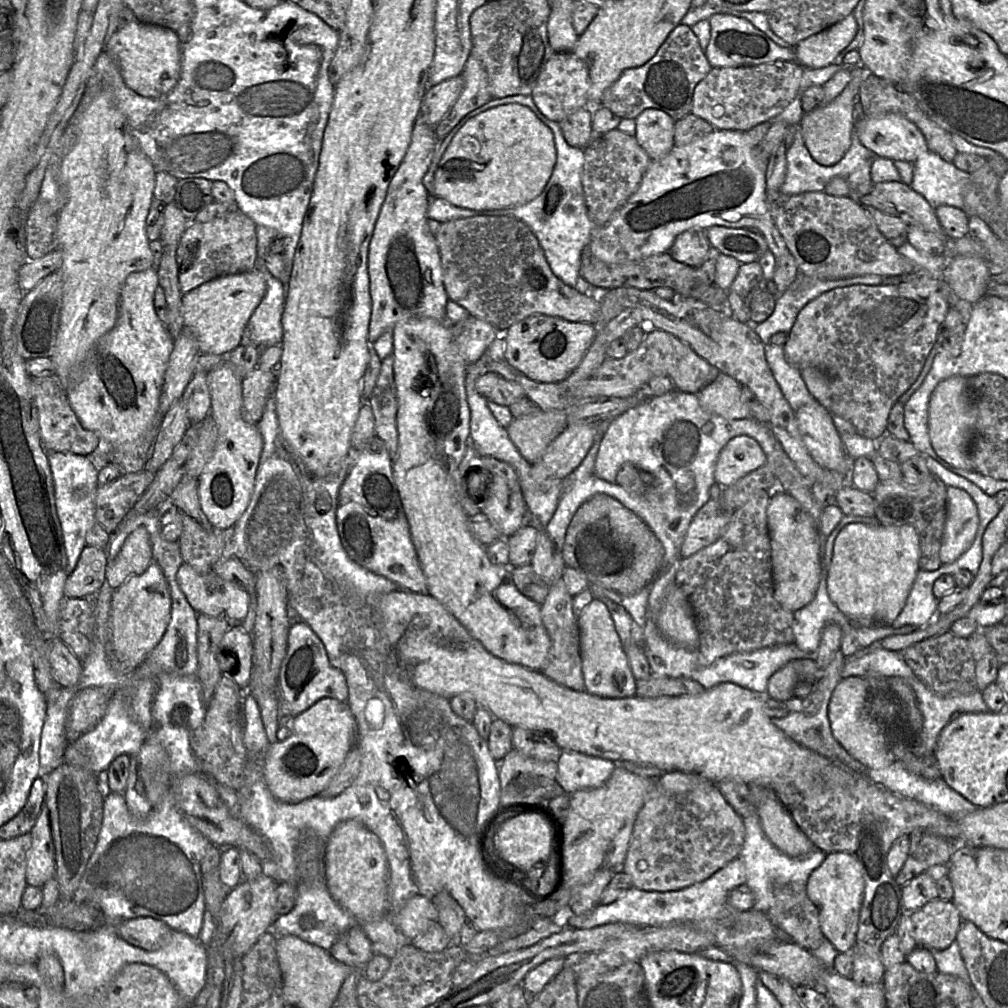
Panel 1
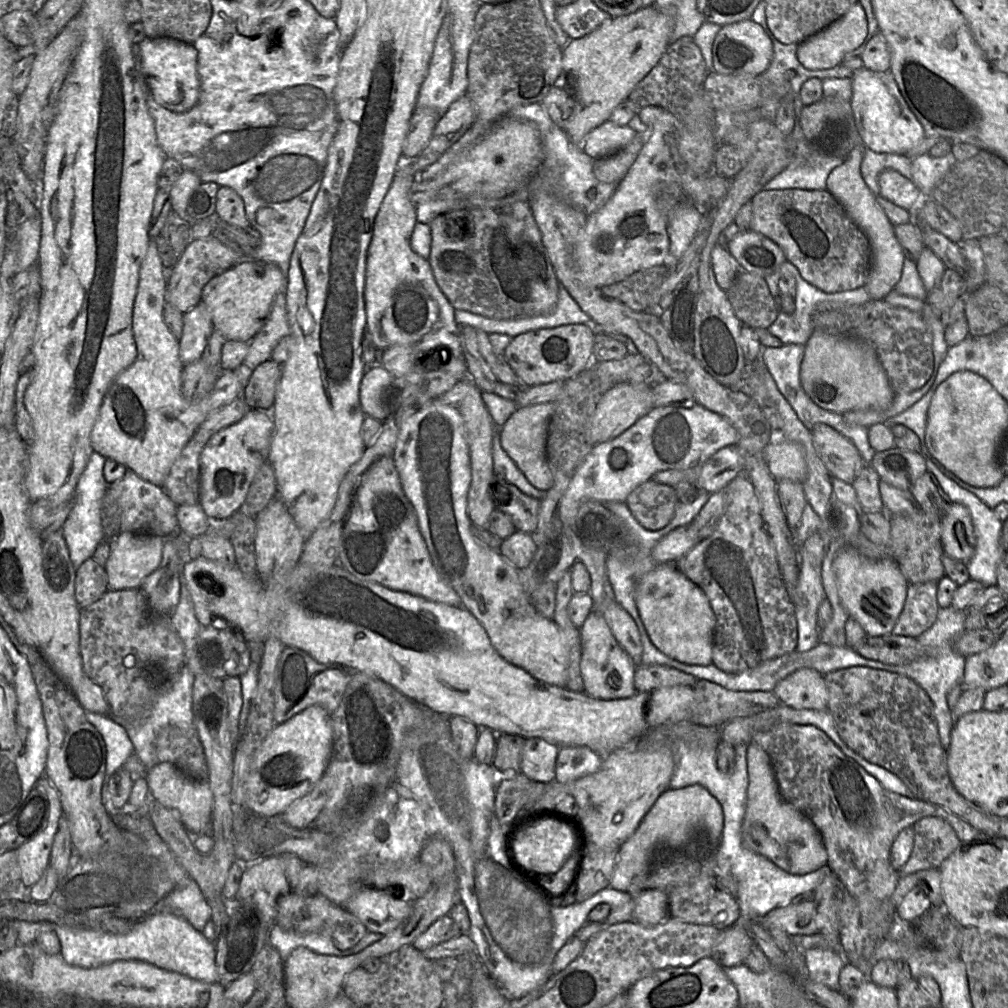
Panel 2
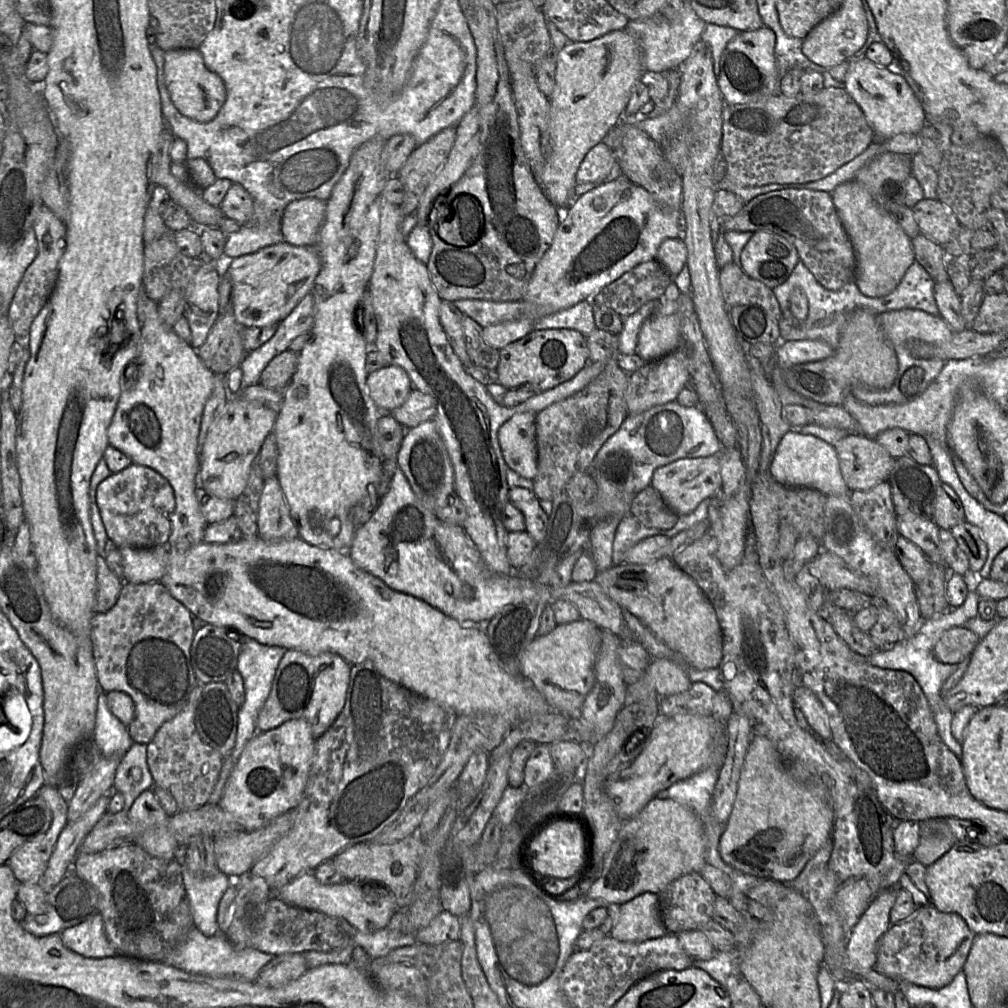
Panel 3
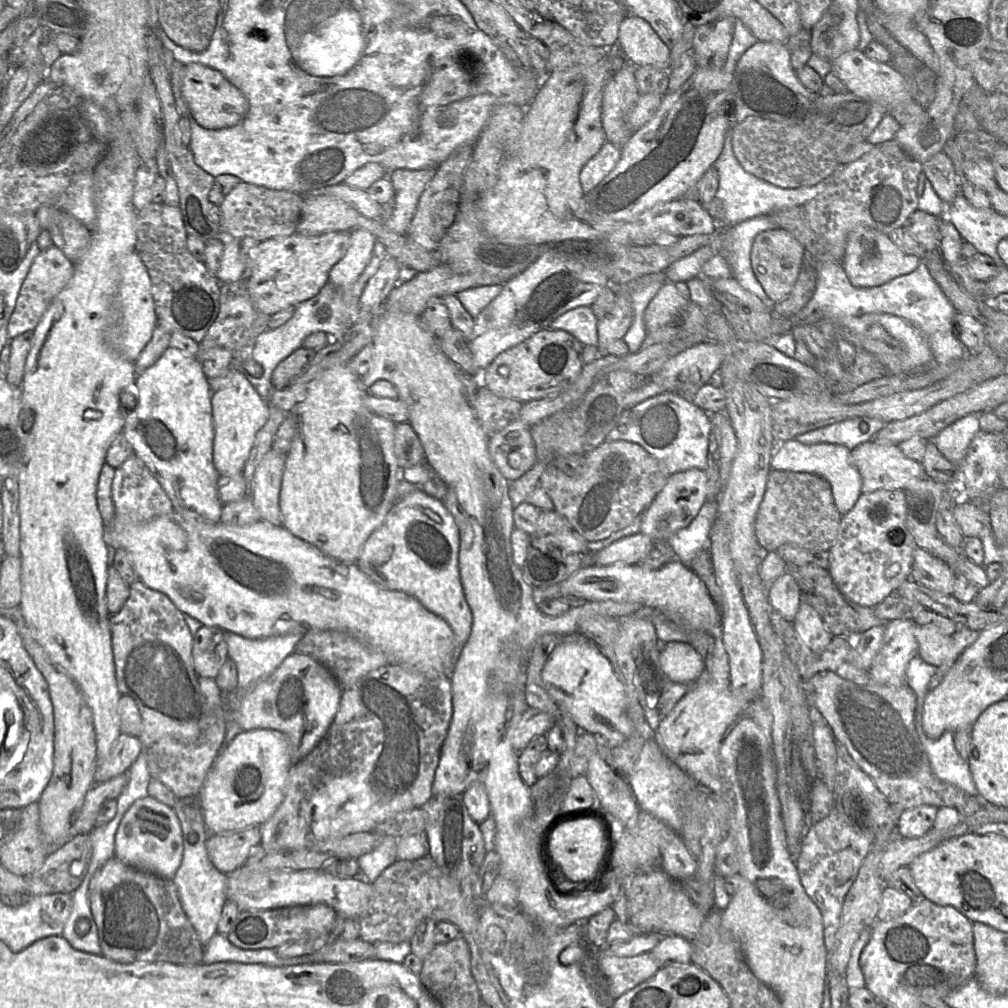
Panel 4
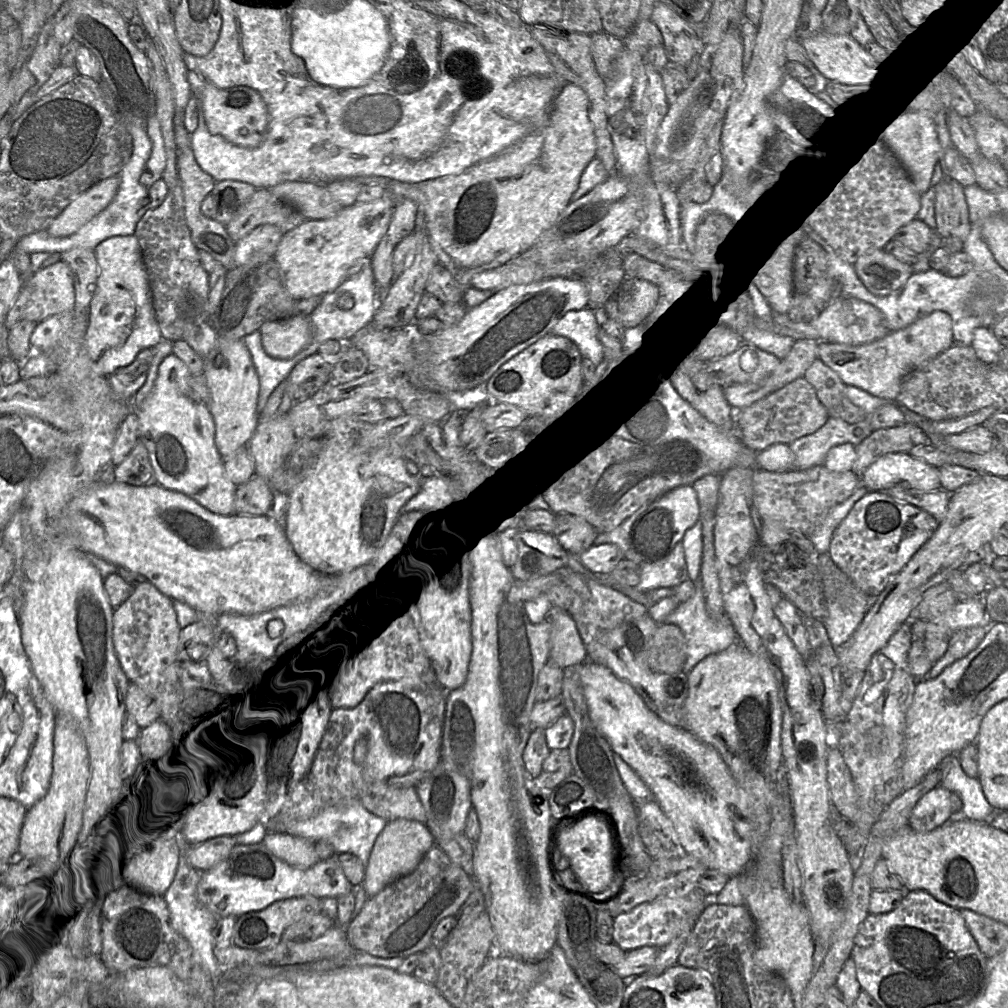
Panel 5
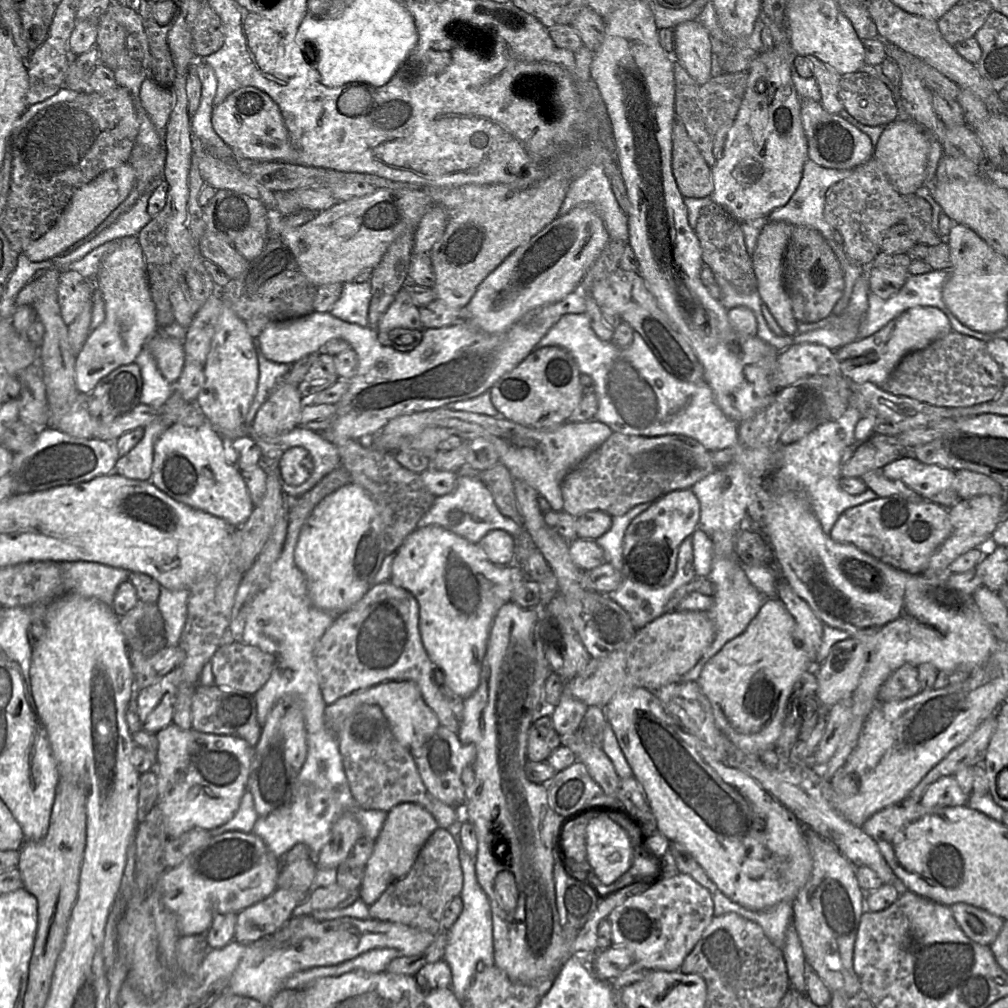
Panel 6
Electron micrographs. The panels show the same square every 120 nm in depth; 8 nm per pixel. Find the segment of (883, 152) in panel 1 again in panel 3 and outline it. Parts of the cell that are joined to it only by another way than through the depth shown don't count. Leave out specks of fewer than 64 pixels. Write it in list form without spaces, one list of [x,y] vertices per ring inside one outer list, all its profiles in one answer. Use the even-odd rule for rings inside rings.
[[[863,56],[851,59],[844,83],[847,92],[863,110],[876,136],[888,139],[900,133],[918,134],[924,126],[922,104],[899,70],[879,66]]]

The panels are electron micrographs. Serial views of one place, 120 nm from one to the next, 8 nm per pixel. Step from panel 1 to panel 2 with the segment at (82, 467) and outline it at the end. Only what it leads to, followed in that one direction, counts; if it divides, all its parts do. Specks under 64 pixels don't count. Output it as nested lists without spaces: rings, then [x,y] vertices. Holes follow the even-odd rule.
[[[94,450],[87,467],[78,482],[74,506],[72,507],[73,501],[71,501],[69,516],[62,526],[62,534],[68,547],[70,559],[75,571],[77,571],[87,559],[93,558],[96,547],[101,541],[108,540],[105,537],[101,521],[103,497],[108,486],[104,477],[104,465],[106,461],[107,458],[105,456]]]

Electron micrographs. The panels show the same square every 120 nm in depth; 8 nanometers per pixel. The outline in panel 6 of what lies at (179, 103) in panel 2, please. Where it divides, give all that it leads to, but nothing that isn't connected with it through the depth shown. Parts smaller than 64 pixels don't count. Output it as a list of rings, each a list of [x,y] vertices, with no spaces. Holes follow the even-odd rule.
[[[255,87],[239,88],[213,107],[211,124],[219,138],[240,160],[300,165],[300,154],[291,141],[279,106],[269,95]]]

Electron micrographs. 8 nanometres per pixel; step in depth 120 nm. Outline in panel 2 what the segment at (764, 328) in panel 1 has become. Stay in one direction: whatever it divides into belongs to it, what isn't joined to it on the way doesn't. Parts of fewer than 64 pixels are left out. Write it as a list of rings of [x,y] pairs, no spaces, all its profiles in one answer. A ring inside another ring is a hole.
[[[797,269],[799,277],[794,277],[796,280],[796,295],[794,298],[795,310],[793,313],[788,314],[780,310],[776,320],[770,325],[767,330],[770,334],[778,337],[785,344],[806,344],[815,327],[813,324],[813,315],[819,307],[840,307],[855,304],[862,304],[870,300],[866,288],[860,287],[854,290],[848,290],[837,293],[828,293],[820,290],[816,286],[807,282]]]

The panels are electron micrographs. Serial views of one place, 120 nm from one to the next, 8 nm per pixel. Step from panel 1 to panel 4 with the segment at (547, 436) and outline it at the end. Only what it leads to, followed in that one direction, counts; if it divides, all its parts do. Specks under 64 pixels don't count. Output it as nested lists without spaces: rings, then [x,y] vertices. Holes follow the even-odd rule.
[[[519,419],[490,438],[489,452],[509,481],[523,476],[537,462],[531,427]]]

